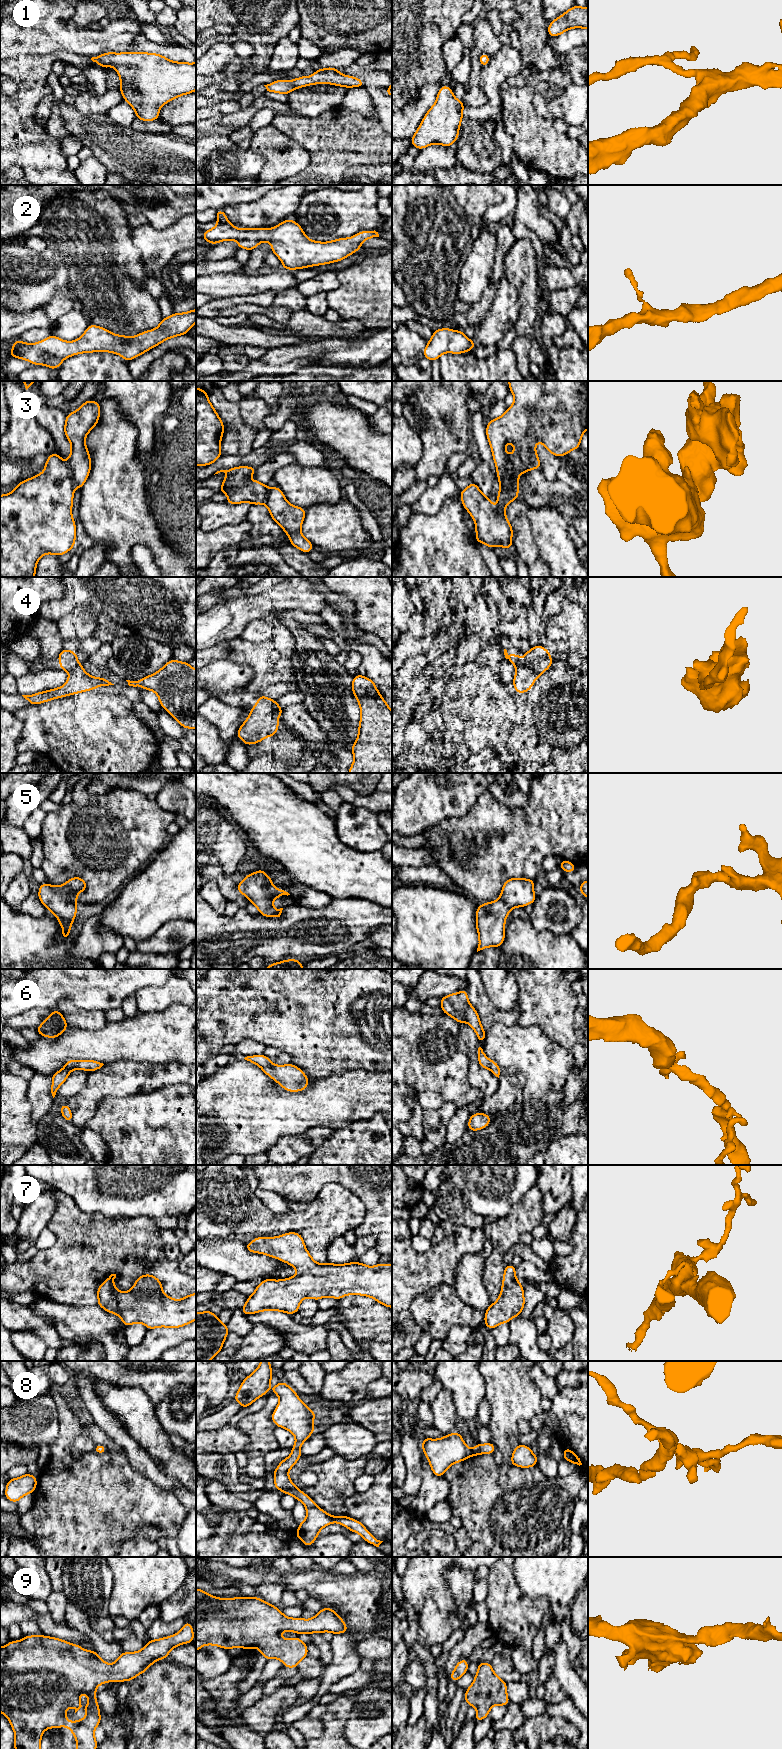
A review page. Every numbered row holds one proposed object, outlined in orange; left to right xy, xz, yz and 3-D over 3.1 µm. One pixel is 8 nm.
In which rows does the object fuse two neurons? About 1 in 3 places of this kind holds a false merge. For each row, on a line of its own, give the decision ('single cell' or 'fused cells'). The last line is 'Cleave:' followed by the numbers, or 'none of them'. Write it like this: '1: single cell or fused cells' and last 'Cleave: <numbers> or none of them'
1: single cell
2: single cell
3: fused cells
4: fused cells
5: single cell
6: single cell
7: single cell
8: single cell
9: single cell
Cleave: 3, 4

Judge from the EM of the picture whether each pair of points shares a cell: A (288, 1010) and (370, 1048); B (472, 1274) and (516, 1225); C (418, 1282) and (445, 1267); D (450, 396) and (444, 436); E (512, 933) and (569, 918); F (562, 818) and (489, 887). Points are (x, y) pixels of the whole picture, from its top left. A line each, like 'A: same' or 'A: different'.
A: same
B: different
C: same
D: same
E: different
F: same

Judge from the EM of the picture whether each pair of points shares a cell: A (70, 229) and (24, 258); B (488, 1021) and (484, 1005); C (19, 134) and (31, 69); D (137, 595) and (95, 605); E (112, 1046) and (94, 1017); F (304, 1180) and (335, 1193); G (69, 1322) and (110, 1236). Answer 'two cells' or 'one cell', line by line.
A: two cells
B: one cell
C: one cell
D: one cell
E: two cells
F: two cells
G: two cells

